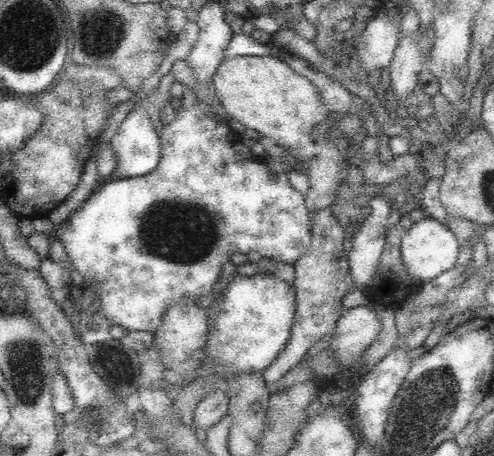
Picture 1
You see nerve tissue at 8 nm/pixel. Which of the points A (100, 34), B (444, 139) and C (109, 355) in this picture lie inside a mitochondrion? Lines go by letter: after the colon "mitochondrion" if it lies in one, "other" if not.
A: mitochondrion
B: other
C: mitochondrion

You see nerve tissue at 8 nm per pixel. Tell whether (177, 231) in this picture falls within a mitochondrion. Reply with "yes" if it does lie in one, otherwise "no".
yes

